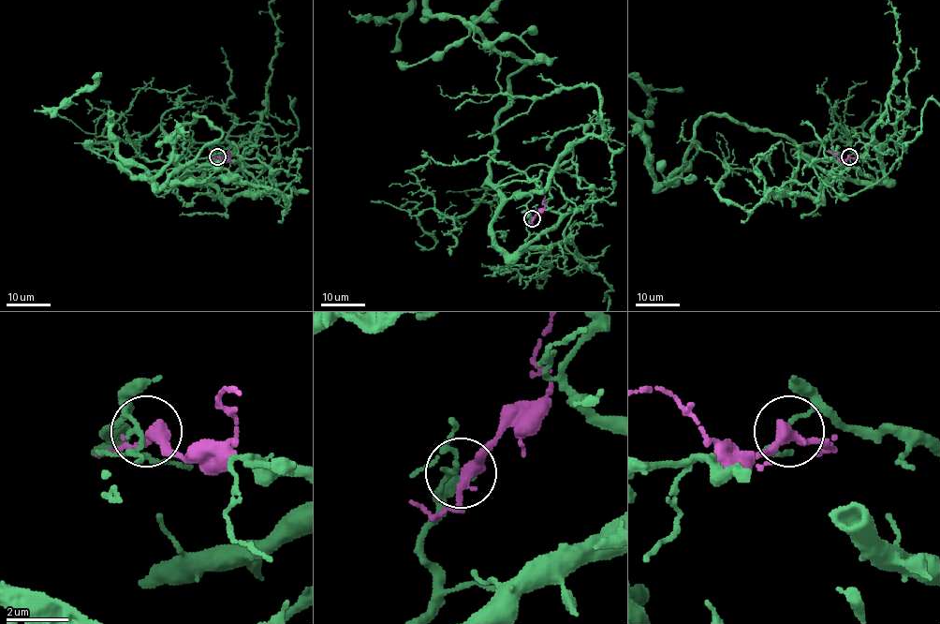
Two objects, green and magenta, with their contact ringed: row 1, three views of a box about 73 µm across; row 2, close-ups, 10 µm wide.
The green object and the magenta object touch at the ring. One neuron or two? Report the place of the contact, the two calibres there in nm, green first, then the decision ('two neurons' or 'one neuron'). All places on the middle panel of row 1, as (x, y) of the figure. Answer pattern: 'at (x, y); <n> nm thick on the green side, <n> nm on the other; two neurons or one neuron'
at (532, 218); 140 nm thick on the green side, 340 nm on the other; two neurons

